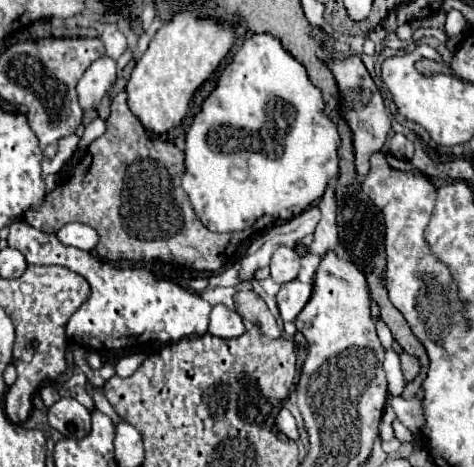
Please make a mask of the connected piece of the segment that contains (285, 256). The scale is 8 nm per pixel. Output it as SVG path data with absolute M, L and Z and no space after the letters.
M278 247L270 261L270 277L282 285L296 279L298 271L300 271L300 257L296 255L296 251L290 247Z

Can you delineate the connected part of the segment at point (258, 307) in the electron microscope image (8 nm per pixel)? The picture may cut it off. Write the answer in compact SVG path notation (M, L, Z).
M240 291L234 295L234 303L236 303L238 315L242 319L258 325L266 337L278 339L282 335L282 331L276 325L274 315L270 313L268 305L264 303L264 299L260 295L256 295L254 291Z

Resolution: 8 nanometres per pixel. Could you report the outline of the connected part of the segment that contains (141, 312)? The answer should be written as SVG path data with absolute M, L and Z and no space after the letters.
M24 221L10 225L8 245L18 249L30 265L62 265L88 279L92 287L90 299L68 319L66 333L78 345L88 349L134 349L148 341L160 341L162 345L176 343L190 335L204 335L208 331L210 303L196 293L182 289L168 279L156 279L148 269L114 269L102 263L90 253L66 247L50 233L38 231Z

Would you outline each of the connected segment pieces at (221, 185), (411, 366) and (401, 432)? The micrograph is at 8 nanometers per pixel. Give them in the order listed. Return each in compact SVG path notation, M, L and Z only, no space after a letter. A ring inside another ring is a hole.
M256 33L252 35L250 39L244 41L242 49L234 55L232 63L226 65L226 69L222 71L220 79L218 79L218 85L216 89L206 97L206 101L202 103L200 111L194 115L192 119L192 125L190 129L186 131L186 151L184 151L184 175L182 175L182 187L184 191L188 193L190 197L190 203L196 211L196 215L200 217L200 221L214 233L228 233L228 231L242 231L242 229L248 229L258 217L262 215L270 215L274 219L282 219L282 221L288 221L292 219L294 215L306 211L306 207L310 207L312 203L316 203L322 195L324 195L324 189L328 187L328 181L332 177L336 177L338 173L338 149L342 145L342 139L340 139L340 133L338 133L338 127L336 123L326 115L324 111L324 97L322 97L322 91L310 81L308 73L306 73L306 67L292 55L288 53L284 47L282 47L282 41L270 33ZM242 157L244 159L244 167L240 169L234 169L234 161Z
M402 353L402 355L400 355L400 359L402 359L402 363L406 363L404 379L410 383L410 381L420 373L420 361L418 361L418 357L408 355L408 353Z
M394 419L394 423L392 423L392 429L394 429L394 437L398 439L398 441L412 441L412 431L408 429L408 427L404 427L398 419Z

